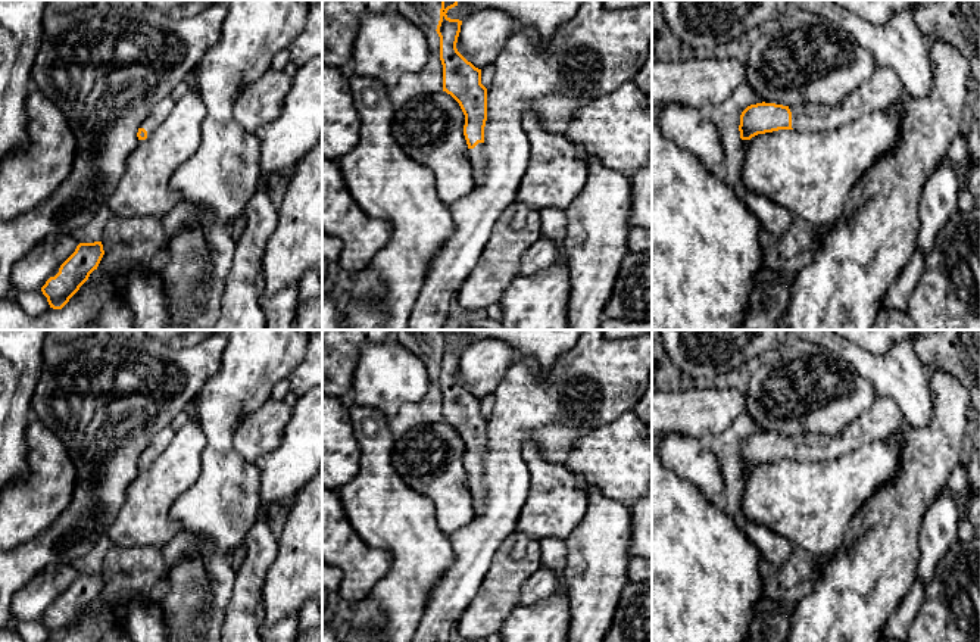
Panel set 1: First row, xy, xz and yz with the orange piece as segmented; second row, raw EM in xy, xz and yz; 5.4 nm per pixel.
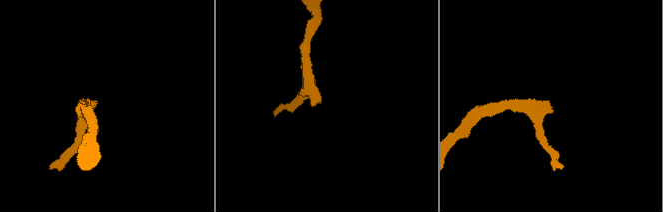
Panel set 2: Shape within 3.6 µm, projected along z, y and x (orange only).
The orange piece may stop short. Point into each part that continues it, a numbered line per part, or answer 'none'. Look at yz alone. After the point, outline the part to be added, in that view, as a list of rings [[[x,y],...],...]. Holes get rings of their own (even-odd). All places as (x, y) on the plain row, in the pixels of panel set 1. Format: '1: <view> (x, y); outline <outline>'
1: yz (885, 417); outline [[[876,396],[871,409],[848,424],[837,436],[799,433],[789,437],[792,458],[798,461],[825,461],[852,452],[873,436],[887,437],[898,431],[906,418],[889,396]]]

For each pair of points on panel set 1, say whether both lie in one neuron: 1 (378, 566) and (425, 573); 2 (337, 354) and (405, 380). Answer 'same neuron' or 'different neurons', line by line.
1: different neurons
2: same neuron

